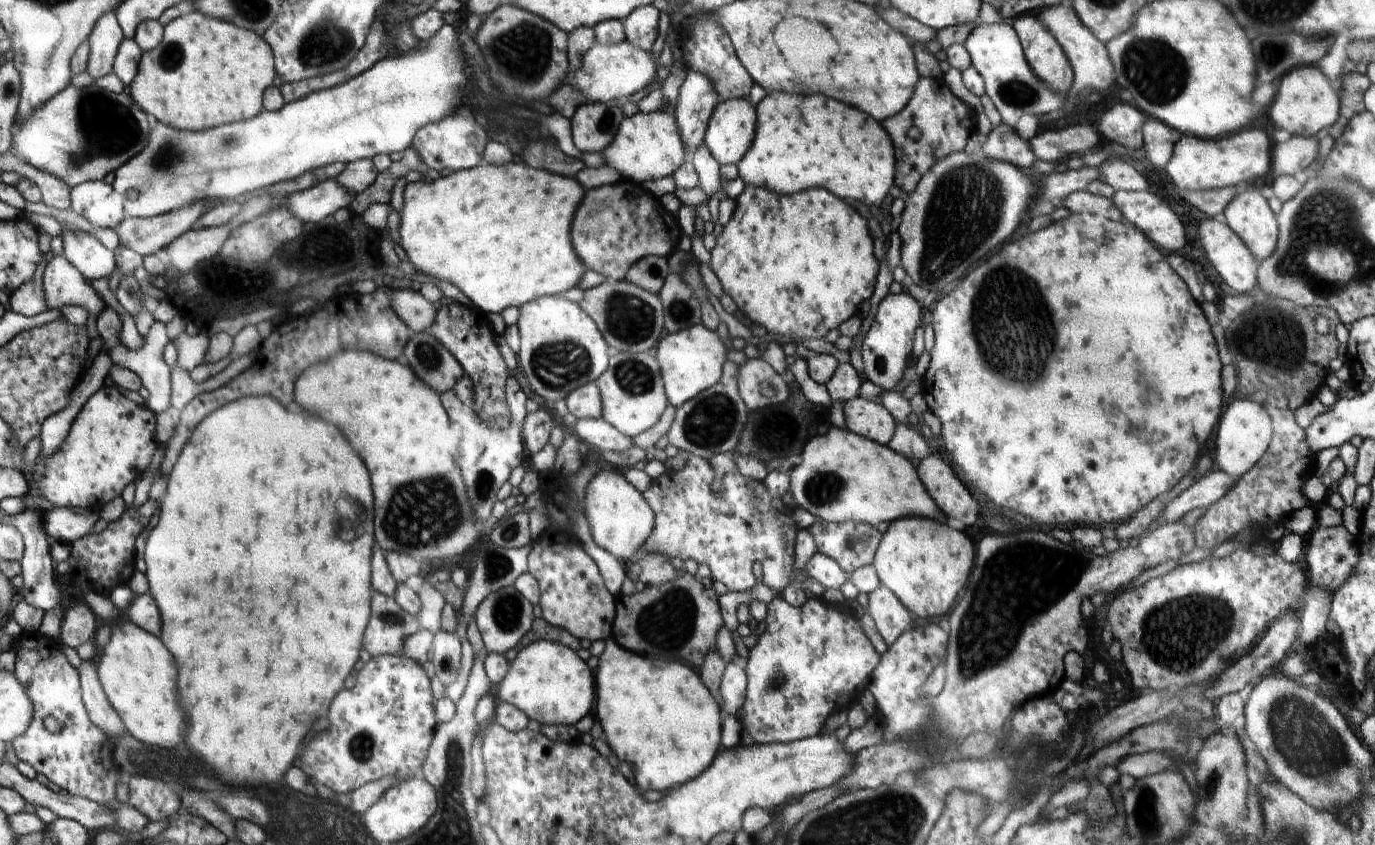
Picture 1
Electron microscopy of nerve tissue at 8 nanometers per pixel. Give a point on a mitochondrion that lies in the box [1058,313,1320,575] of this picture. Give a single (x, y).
(1150, 388)

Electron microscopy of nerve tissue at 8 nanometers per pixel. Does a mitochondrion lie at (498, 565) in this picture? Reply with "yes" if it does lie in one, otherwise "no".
yes

